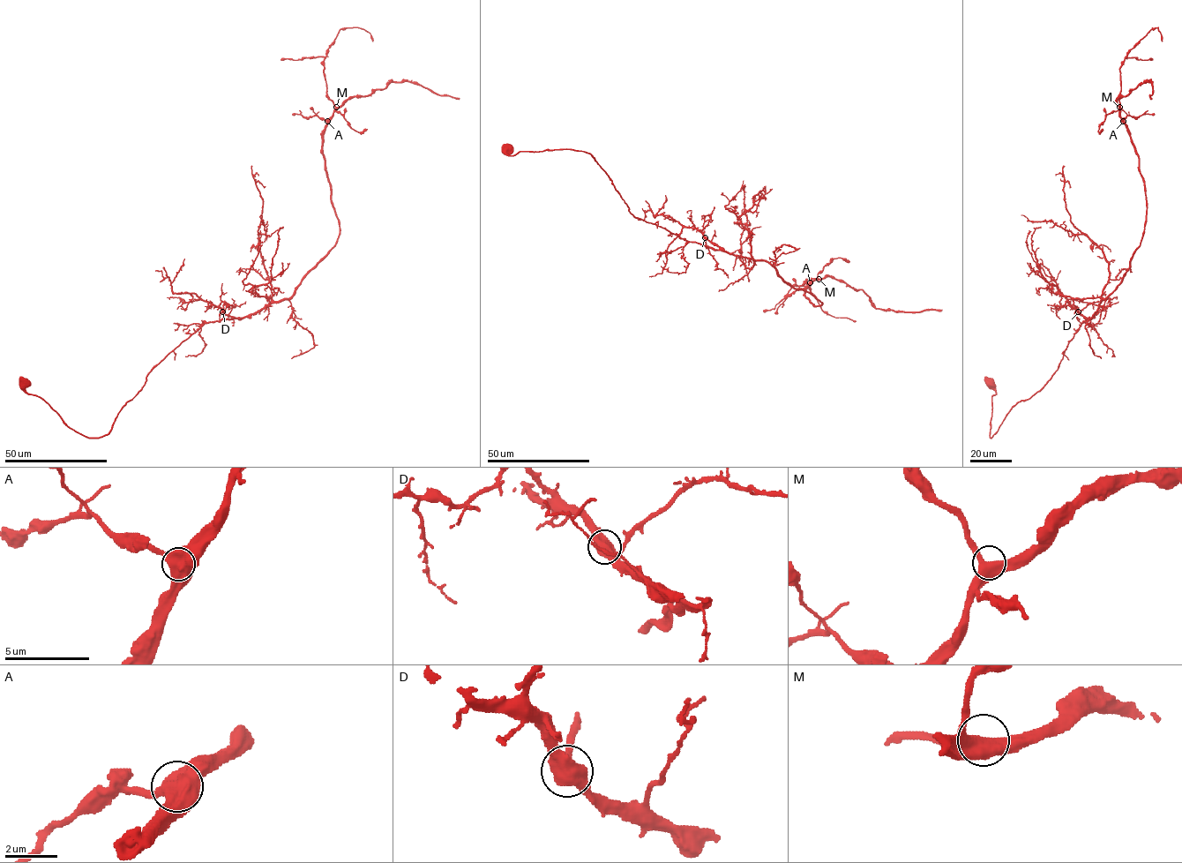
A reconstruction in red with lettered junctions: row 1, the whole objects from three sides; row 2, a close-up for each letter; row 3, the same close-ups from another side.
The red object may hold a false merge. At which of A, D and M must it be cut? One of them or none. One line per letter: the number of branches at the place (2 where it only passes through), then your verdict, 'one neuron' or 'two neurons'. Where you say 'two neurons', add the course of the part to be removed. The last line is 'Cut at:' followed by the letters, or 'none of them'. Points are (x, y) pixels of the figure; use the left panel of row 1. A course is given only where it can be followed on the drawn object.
A: branches 3; one neuron
D: branches 3; one neuron
M: branches 3; one neuron
Cut at: none of them

